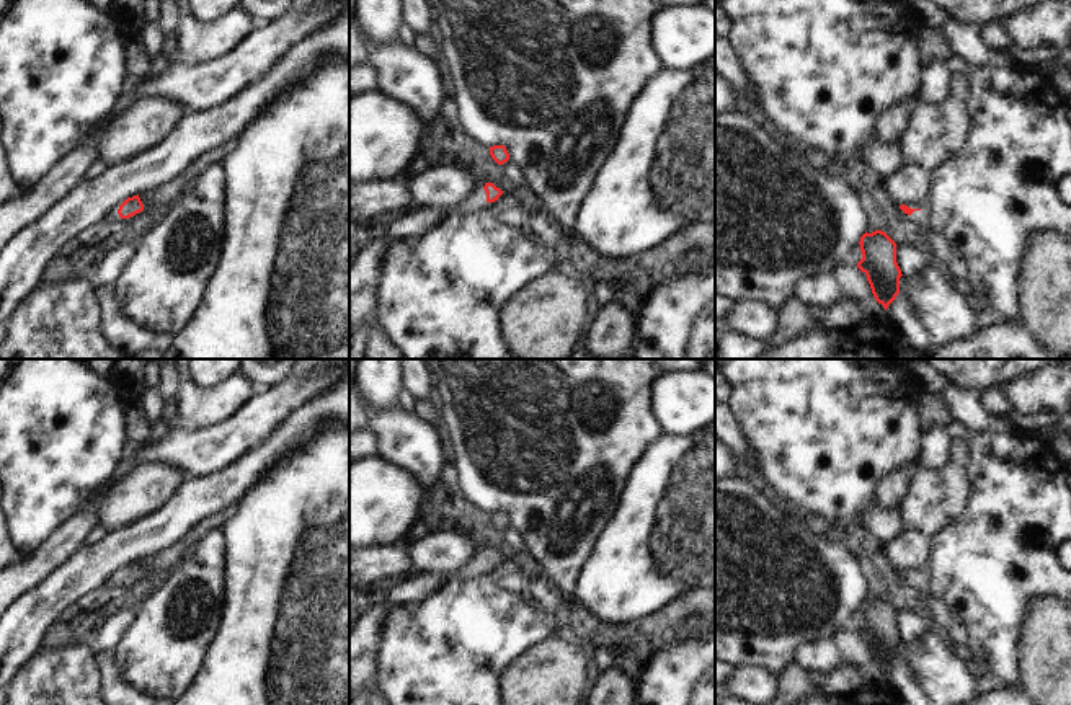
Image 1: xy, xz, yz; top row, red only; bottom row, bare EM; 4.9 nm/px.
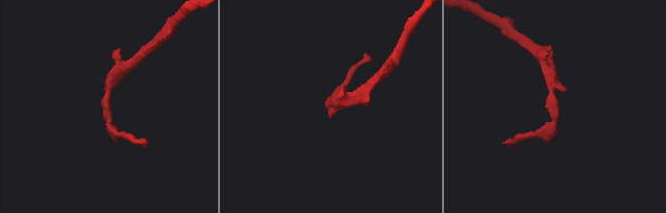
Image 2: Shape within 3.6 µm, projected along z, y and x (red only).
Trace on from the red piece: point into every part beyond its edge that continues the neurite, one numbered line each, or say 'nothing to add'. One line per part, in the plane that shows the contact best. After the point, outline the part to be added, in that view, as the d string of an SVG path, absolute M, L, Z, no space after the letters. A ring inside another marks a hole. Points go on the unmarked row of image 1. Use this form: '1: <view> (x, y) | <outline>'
1: xz (477, 563) | M473 553L457 571L441 573L441 584L447 583L452 576L473 576L487 570L487 558L483 553Z

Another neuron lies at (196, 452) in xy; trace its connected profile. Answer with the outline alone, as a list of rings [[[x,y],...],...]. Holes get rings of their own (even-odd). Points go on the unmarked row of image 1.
[[[343,362],[302,375],[289,374],[266,390],[251,393],[224,421],[196,431],[175,426],[163,434],[147,436],[136,444],[136,463],[160,462],[180,470],[183,477],[220,470],[261,437],[269,436],[287,411],[315,397],[346,367],[348,362]]]

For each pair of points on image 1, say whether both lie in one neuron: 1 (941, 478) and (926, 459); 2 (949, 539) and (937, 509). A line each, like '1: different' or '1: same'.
1: different
2: different

